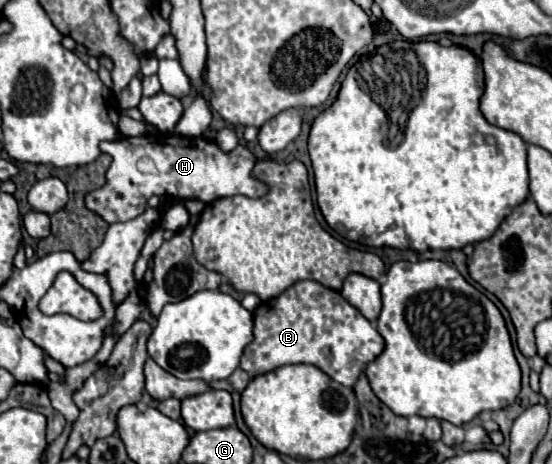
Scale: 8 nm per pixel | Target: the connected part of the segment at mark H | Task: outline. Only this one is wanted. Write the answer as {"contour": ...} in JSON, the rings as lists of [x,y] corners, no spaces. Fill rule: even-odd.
{"contour":[[[138,136],[138,138],[120,138],[120,140],[112,140],[112,142],[100,142],[100,150],[112,156],[112,166],[108,168],[106,184],[100,190],[90,192],[86,196],[86,206],[90,210],[98,212],[108,224],[126,222],[126,220],[140,216],[144,212],[150,196],[172,196],[172,198],[178,196],[180,200],[200,200],[200,202],[208,204],[208,202],[214,202],[216,198],[234,196],[234,194],[244,194],[250,198],[258,198],[258,196],[266,194],[266,186],[260,180],[252,178],[252,168],[256,164],[256,158],[244,144],[238,144],[236,150],[226,154],[218,148],[216,142],[204,140],[202,136],[200,138],[176,136],[176,144],[166,144],[162,136]],[[142,158],[152,162],[150,170],[146,170],[146,172],[142,172],[142,168],[140,168]]]}

